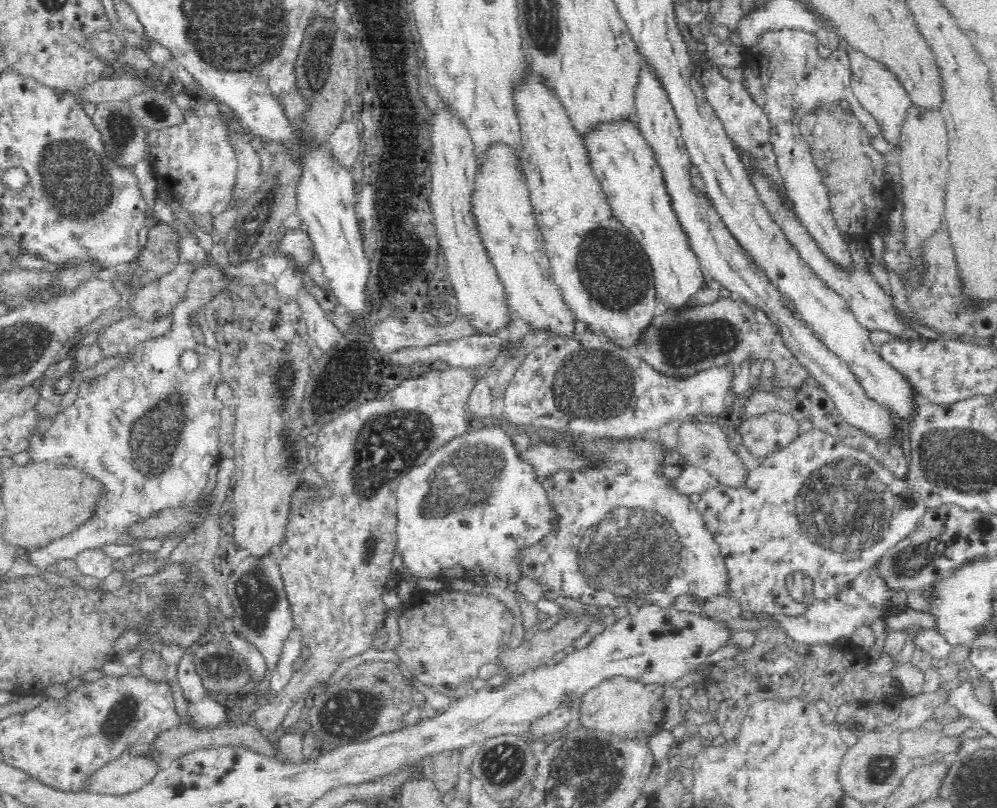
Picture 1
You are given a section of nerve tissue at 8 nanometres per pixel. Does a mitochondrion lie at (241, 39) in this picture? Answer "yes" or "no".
yes

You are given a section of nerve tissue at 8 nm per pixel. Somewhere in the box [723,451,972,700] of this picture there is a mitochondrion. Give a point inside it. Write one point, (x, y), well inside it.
(904, 565)

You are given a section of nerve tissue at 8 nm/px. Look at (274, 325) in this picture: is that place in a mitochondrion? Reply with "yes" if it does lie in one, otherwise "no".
no

